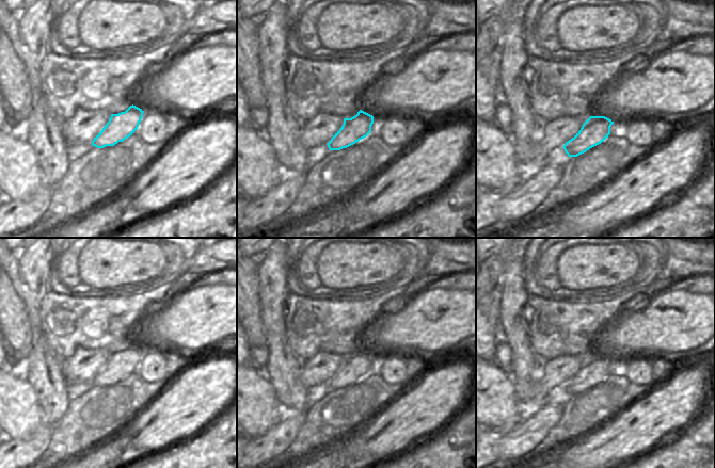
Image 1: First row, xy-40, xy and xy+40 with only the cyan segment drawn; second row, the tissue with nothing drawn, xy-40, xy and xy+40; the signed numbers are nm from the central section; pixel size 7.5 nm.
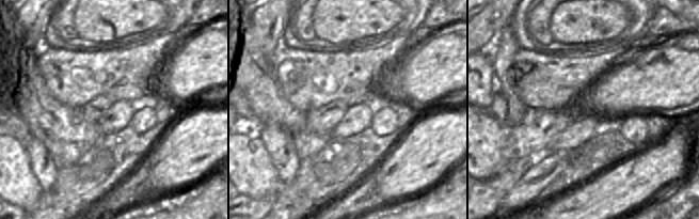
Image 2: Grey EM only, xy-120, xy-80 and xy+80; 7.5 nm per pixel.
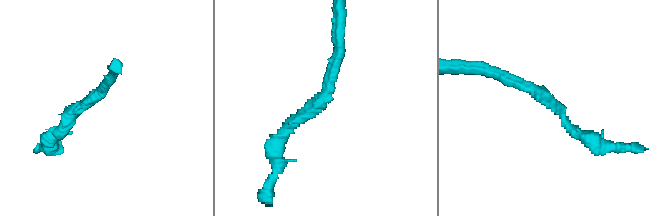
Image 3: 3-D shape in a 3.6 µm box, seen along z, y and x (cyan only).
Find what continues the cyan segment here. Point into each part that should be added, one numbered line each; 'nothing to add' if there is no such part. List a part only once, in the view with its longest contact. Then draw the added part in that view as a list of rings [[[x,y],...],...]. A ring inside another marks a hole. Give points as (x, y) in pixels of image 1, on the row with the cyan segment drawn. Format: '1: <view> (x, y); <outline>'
nothing to add

